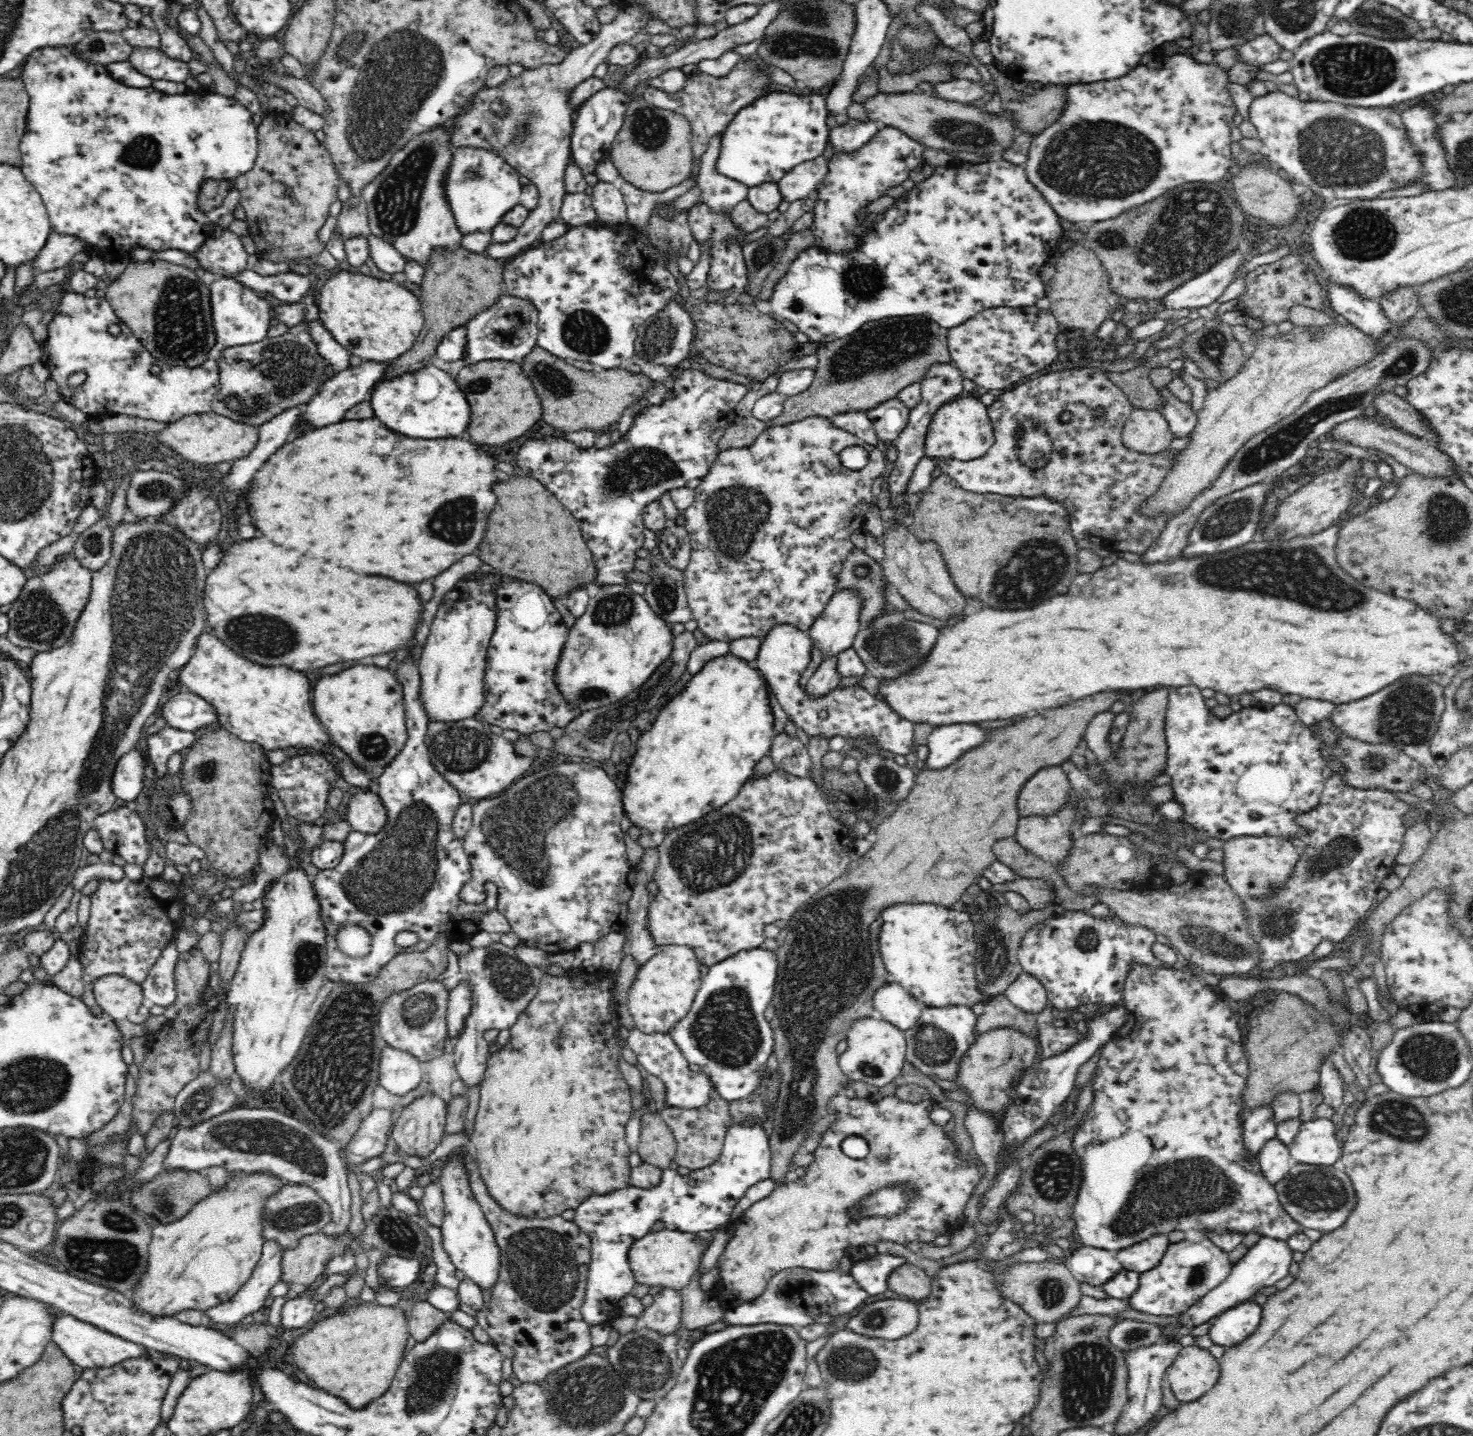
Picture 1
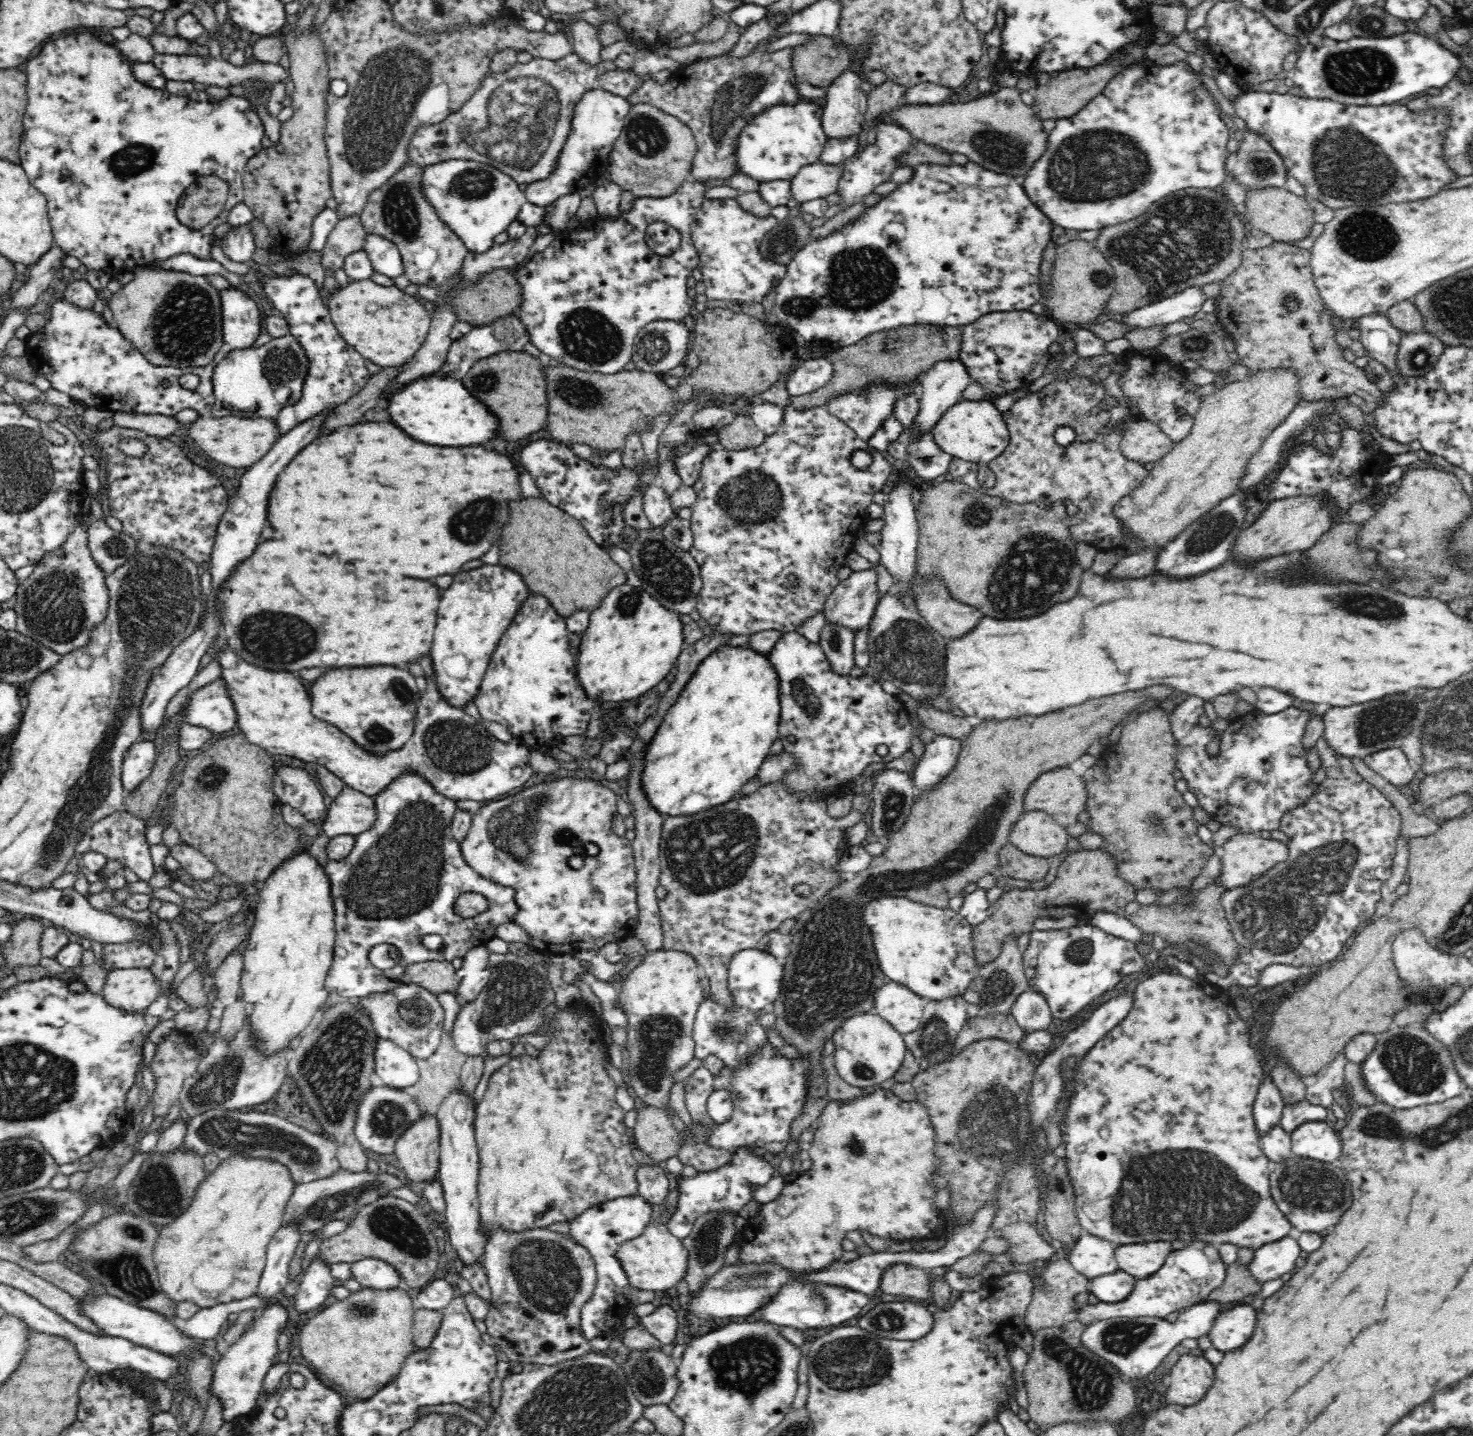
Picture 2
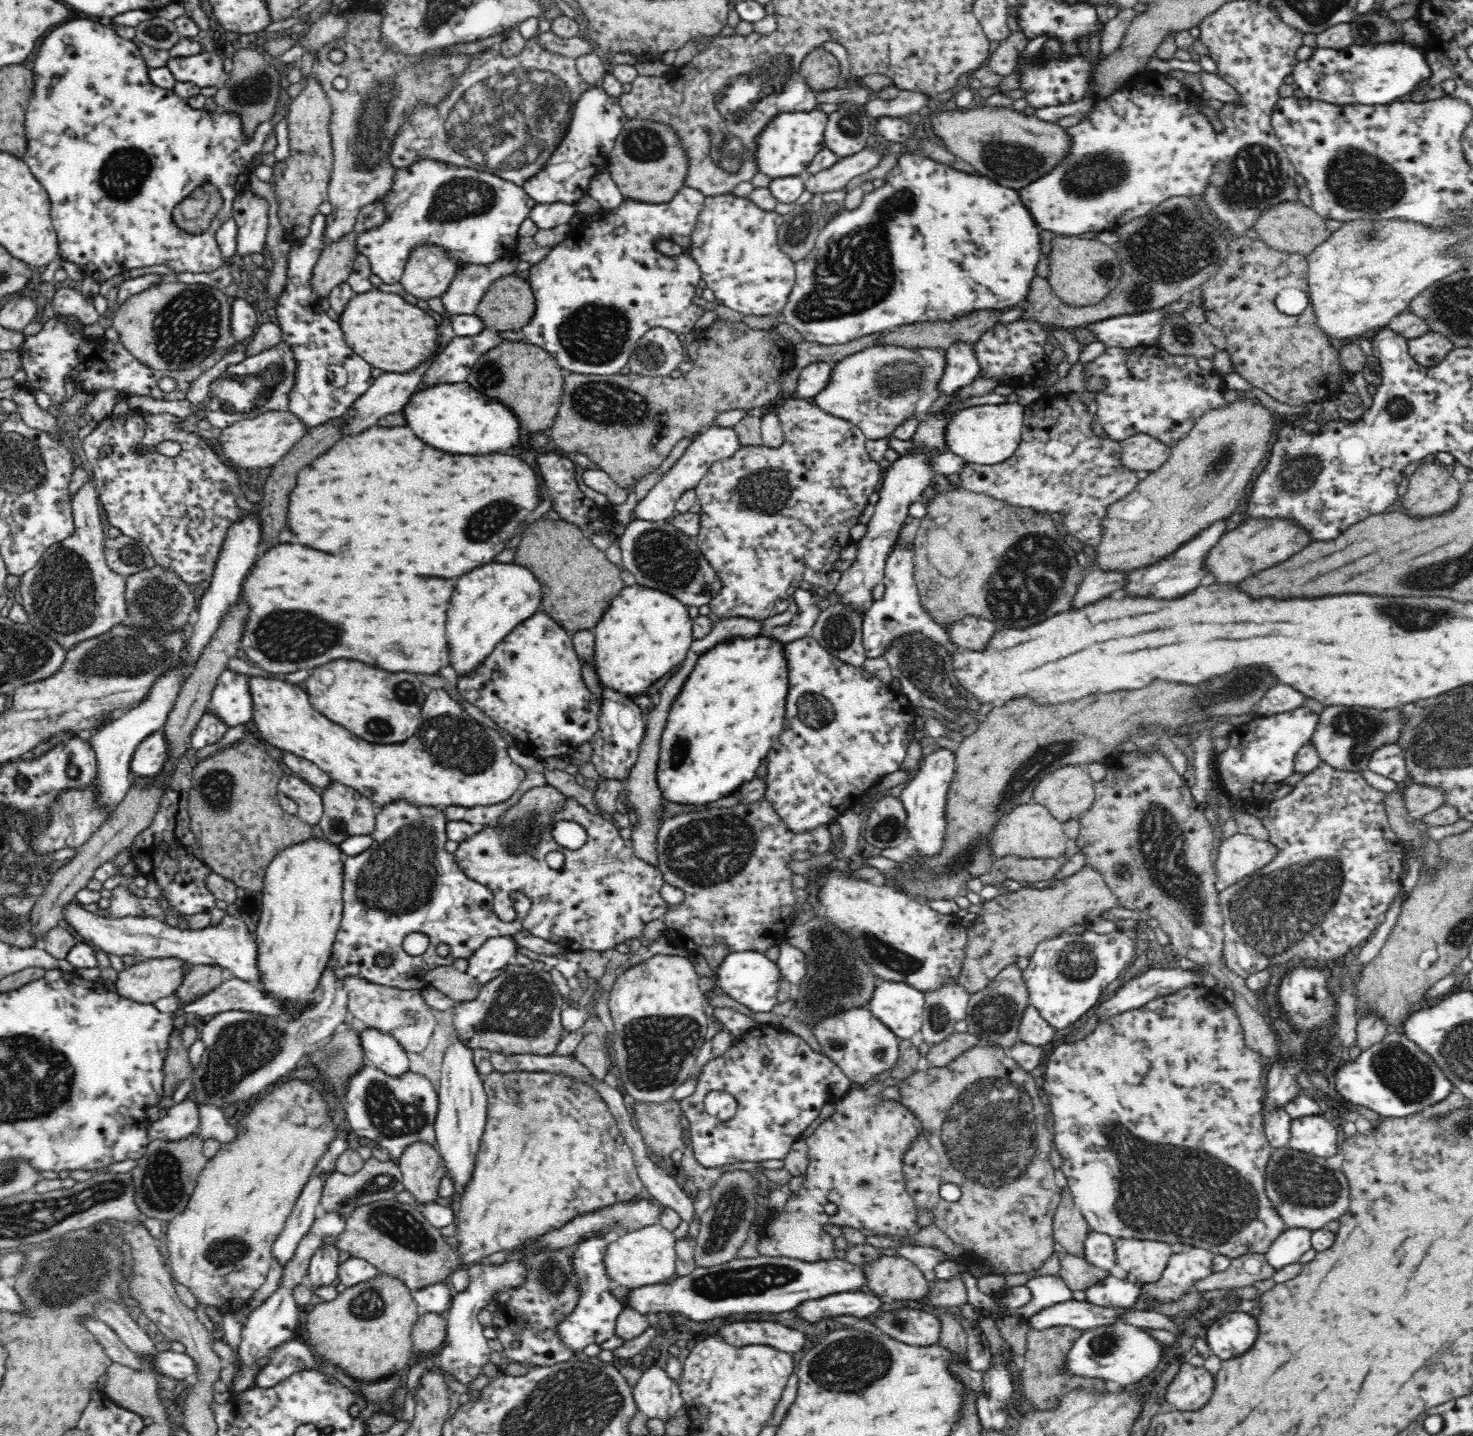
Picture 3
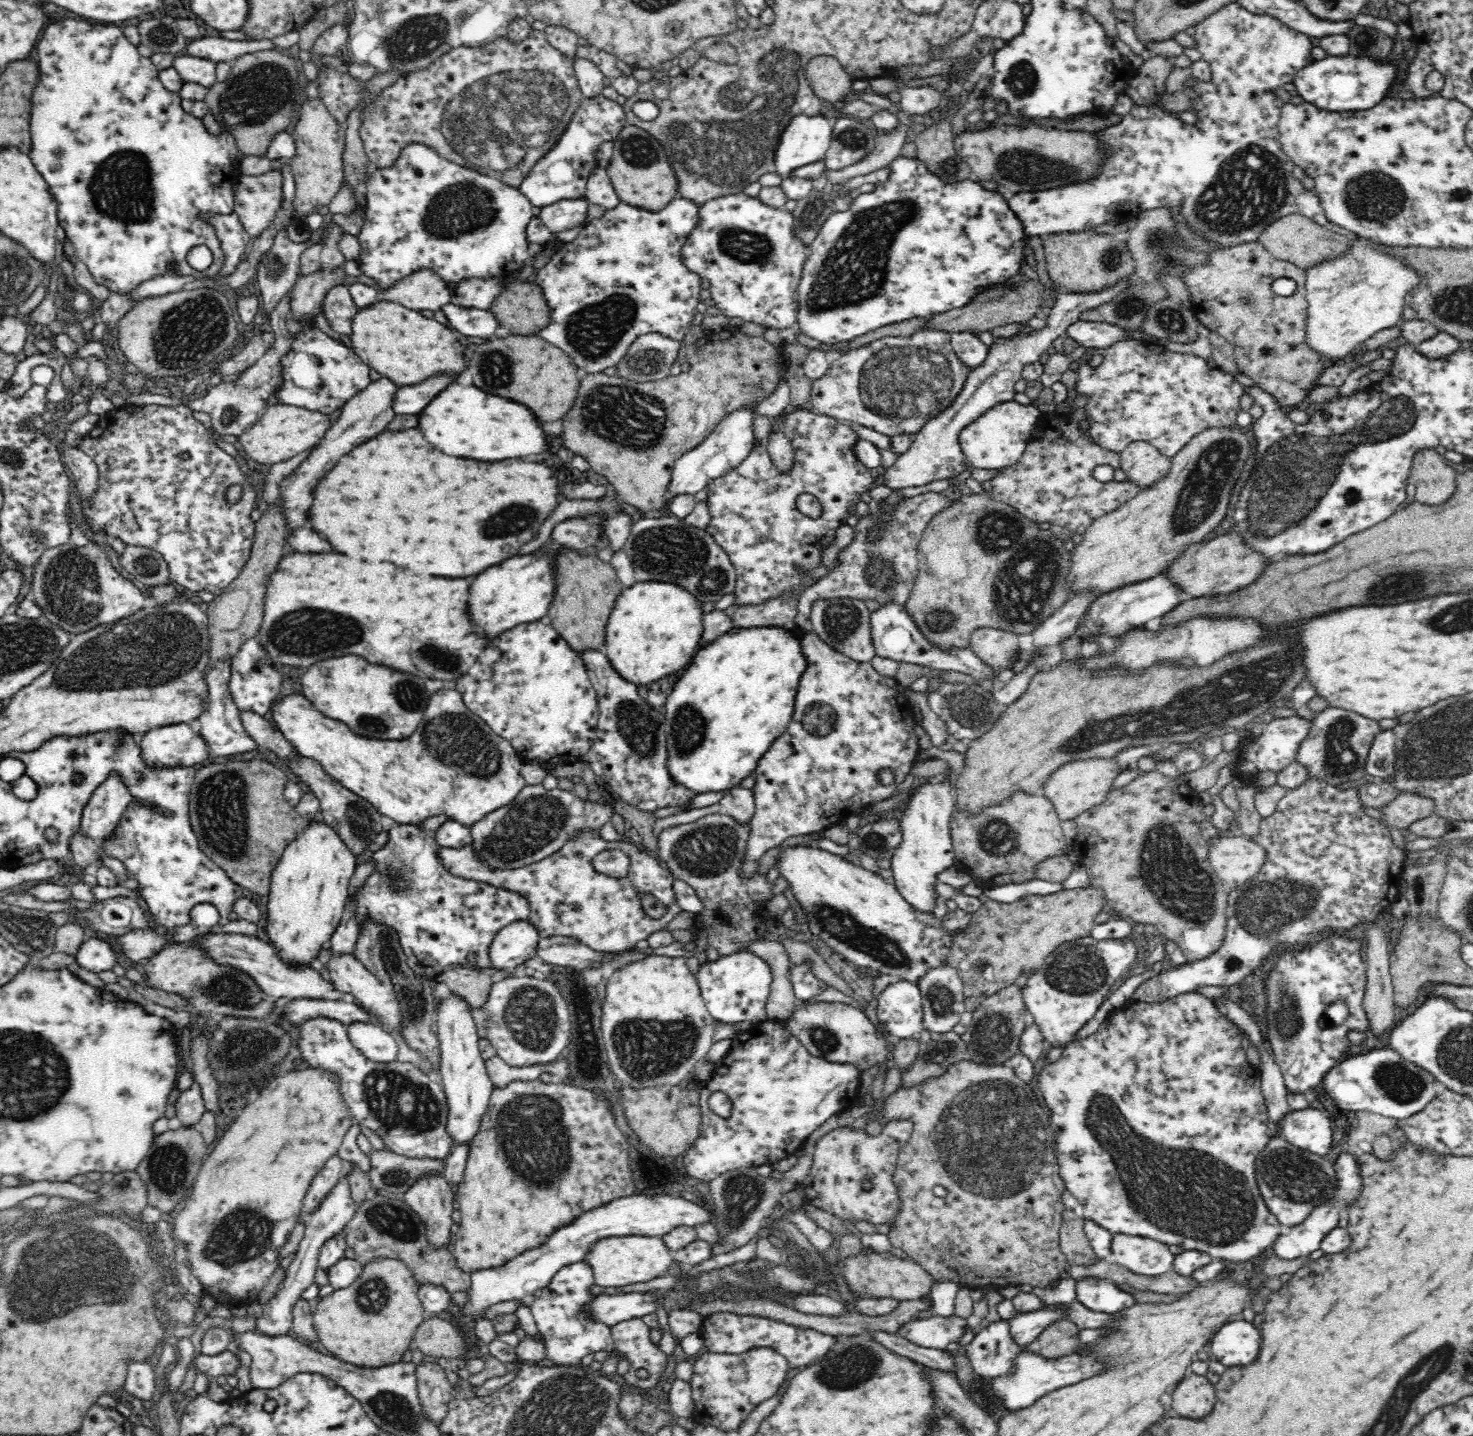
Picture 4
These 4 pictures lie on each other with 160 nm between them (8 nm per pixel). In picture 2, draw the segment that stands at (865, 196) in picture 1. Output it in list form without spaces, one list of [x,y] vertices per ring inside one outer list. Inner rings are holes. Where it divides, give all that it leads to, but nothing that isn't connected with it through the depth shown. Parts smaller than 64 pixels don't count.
[[[878,123],[875,131],[877,139],[874,147],[864,145],[854,156],[843,162],[844,172],[839,180],[837,193],[840,194],[844,207],[862,203],[862,196],[870,194],[878,184],[888,182],[892,172],[898,168],[896,156],[902,156],[908,150],[913,138],[909,131],[896,123]]]

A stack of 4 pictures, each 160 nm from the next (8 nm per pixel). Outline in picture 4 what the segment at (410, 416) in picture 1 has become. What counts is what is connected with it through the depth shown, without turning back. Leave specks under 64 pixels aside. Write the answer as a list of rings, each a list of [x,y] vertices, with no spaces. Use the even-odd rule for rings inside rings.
[[[450,384],[420,414],[420,430],[426,442],[444,454],[496,462],[506,458],[522,458],[548,450],[548,434],[530,410],[508,398],[488,396],[476,386]]]

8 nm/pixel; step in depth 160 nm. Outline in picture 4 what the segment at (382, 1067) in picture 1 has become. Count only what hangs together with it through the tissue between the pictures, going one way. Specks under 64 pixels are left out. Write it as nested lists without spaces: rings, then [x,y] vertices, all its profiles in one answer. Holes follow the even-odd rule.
[[[354,1022],[347,1026],[347,1034],[366,1058],[374,1062],[392,1062],[396,1059],[398,1044],[381,1024]]]

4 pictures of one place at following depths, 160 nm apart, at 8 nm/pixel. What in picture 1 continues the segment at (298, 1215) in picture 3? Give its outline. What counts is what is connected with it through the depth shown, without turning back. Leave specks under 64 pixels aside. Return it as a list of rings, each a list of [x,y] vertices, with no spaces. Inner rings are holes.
[[[277,1240],[266,1241],[262,1247],[262,1256],[253,1268],[253,1273],[248,1282],[241,1286],[239,1291],[230,1300],[205,1310],[205,1316],[209,1316],[213,1322],[216,1322],[218,1328],[230,1331],[239,1326],[239,1321],[242,1318],[263,1308],[266,1299],[271,1294],[271,1288],[281,1280],[283,1250],[283,1246]]]

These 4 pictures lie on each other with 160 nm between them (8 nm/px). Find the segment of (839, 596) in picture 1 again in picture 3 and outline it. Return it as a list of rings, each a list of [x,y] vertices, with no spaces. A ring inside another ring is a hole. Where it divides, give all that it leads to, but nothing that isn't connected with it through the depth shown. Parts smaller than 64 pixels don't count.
[[[980,374],[968,386],[962,386],[956,392],[948,394],[951,401],[941,411],[921,418],[916,433],[910,440],[913,443],[913,448],[907,454],[898,456],[885,469],[883,480],[881,481],[882,488],[877,492],[879,499],[874,504],[874,513],[866,524],[864,537],[858,542],[855,560],[846,571],[841,572],[837,585],[833,587],[836,592],[841,594],[842,604],[853,604],[853,606],[859,608],[860,612],[864,612],[866,610],[864,604],[873,602],[872,588],[876,584],[883,582],[888,555],[894,549],[902,524],[910,516],[908,513],[909,506],[919,500],[924,490],[931,486],[935,475],[938,474],[934,471],[931,460],[936,455],[950,452],[948,443],[946,443],[946,428],[948,428],[950,420],[954,420],[954,416],[958,414],[957,404],[969,398],[980,398],[980,396],[992,394],[998,386],[1002,386],[999,378]]]

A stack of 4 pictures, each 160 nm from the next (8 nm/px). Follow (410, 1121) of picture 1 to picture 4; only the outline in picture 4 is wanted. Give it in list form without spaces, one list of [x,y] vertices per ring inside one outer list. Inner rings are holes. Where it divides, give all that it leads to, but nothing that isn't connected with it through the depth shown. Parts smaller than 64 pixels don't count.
[[[430,1175],[418,1179],[402,1196],[406,1204],[418,1213],[426,1229],[428,1243],[438,1250],[446,1250],[450,1242],[452,1202],[455,1193],[450,1183],[440,1175]]]

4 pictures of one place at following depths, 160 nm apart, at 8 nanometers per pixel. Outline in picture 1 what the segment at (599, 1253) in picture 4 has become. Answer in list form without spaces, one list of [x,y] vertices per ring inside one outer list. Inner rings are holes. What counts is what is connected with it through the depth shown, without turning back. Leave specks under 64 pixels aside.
[[[668,1230],[650,1231],[644,1237],[632,1242],[628,1250],[628,1264],[635,1276],[635,1281],[646,1286],[662,1286],[679,1291],[695,1276],[702,1252],[706,1245],[698,1243],[692,1233]]]

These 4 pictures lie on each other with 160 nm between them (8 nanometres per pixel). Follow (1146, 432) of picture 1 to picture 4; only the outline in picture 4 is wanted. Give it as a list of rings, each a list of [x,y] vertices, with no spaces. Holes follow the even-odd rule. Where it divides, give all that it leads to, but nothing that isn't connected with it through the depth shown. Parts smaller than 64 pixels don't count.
[[[1132,442],[1119,455],[1118,468],[1126,474],[1126,482],[1137,485],[1138,492],[1164,480],[1172,470],[1171,458],[1162,455],[1148,442]]]

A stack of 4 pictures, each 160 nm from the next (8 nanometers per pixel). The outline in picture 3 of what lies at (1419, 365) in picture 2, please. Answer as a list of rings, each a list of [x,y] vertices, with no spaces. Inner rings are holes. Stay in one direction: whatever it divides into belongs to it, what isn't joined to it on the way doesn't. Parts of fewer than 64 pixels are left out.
[[[1426,333],[1420,337],[1409,339],[1410,356],[1418,364],[1432,367],[1437,365],[1453,348],[1452,341],[1440,333]]]

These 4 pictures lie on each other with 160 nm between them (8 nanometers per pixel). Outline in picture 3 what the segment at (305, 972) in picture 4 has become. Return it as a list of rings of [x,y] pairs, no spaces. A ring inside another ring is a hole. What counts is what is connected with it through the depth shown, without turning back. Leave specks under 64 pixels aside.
[[[75,901],[64,908],[66,922],[84,938],[84,942],[109,955],[119,957],[143,957],[148,959],[181,959],[191,966],[220,967],[230,971],[240,980],[261,984],[258,967],[258,943],[247,925],[233,915],[222,918],[215,926],[200,930],[178,930],[165,924],[160,918],[120,918],[115,920],[84,910]]]

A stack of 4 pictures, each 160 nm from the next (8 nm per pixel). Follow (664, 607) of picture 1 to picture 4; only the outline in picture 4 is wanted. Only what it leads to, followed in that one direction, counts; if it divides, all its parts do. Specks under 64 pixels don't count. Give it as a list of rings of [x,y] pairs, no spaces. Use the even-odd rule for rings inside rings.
[[[674,516],[644,517],[631,527],[623,551],[640,582],[652,580],[679,584],[702,602],[719,601],[734,592],[737,581],[735,566],[729,554],[710,536],[707,526],[700,528]]]

